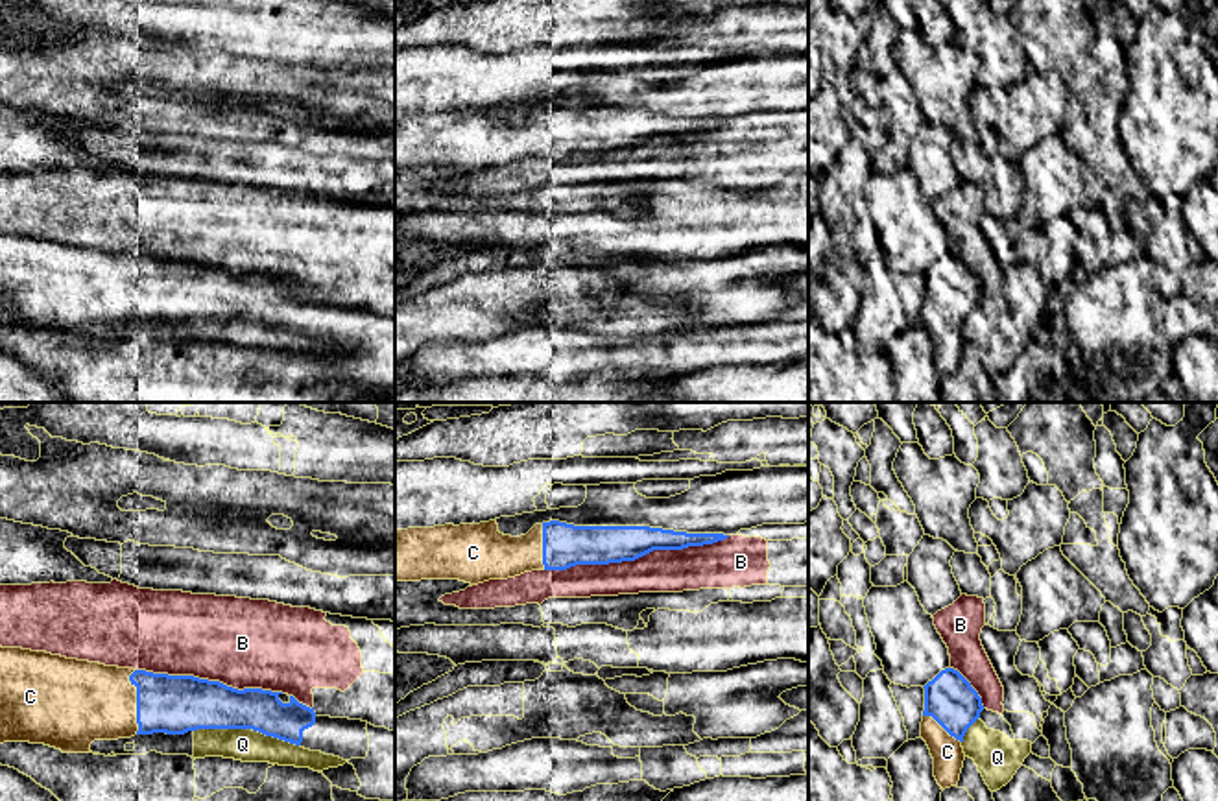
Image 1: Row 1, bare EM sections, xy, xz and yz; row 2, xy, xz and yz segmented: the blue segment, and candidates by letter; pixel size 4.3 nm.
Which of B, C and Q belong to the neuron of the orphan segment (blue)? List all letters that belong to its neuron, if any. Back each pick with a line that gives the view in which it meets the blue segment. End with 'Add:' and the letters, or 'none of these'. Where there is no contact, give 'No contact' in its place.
C: Touches blue in xy
Add: C

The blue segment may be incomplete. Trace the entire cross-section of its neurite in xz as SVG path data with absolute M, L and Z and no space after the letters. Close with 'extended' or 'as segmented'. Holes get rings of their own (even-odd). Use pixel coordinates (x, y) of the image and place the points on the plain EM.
M496 107L395 116L395 168L460 166L478 172L531 157L635 148L653 137L683 137L727 126L650 113L535 111L526 122L498 118Z; extended

